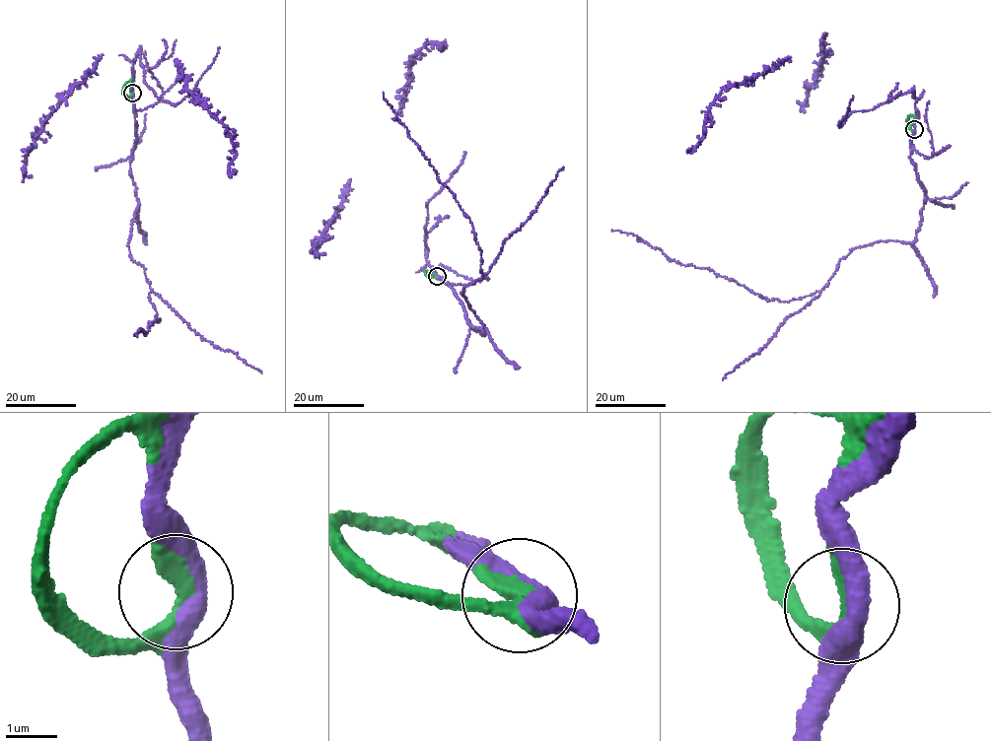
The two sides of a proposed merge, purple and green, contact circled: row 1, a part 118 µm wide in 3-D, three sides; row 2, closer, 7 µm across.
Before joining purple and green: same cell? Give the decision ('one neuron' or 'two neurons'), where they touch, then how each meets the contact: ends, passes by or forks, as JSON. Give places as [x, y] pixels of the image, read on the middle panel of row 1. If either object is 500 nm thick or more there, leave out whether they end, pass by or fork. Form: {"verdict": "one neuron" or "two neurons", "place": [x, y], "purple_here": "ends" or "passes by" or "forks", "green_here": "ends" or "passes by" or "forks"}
{"verdict": "one neuron", "place": [437, 276], "purple_here": "passes by", "green_here": "passes by"}

